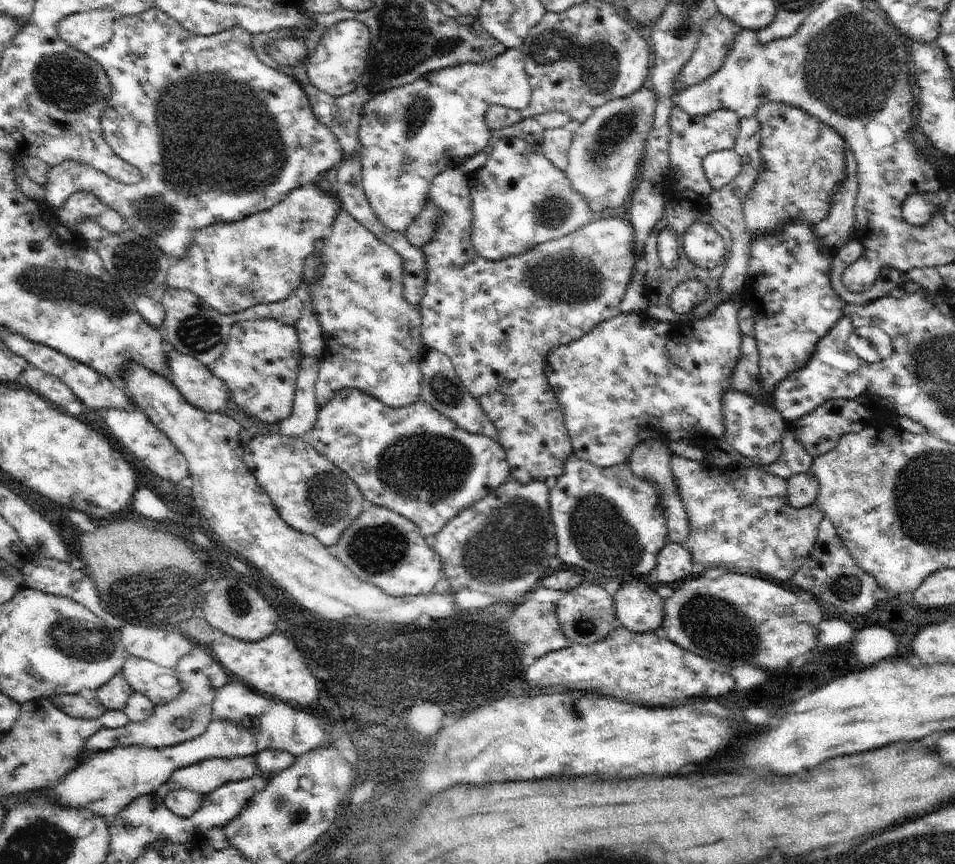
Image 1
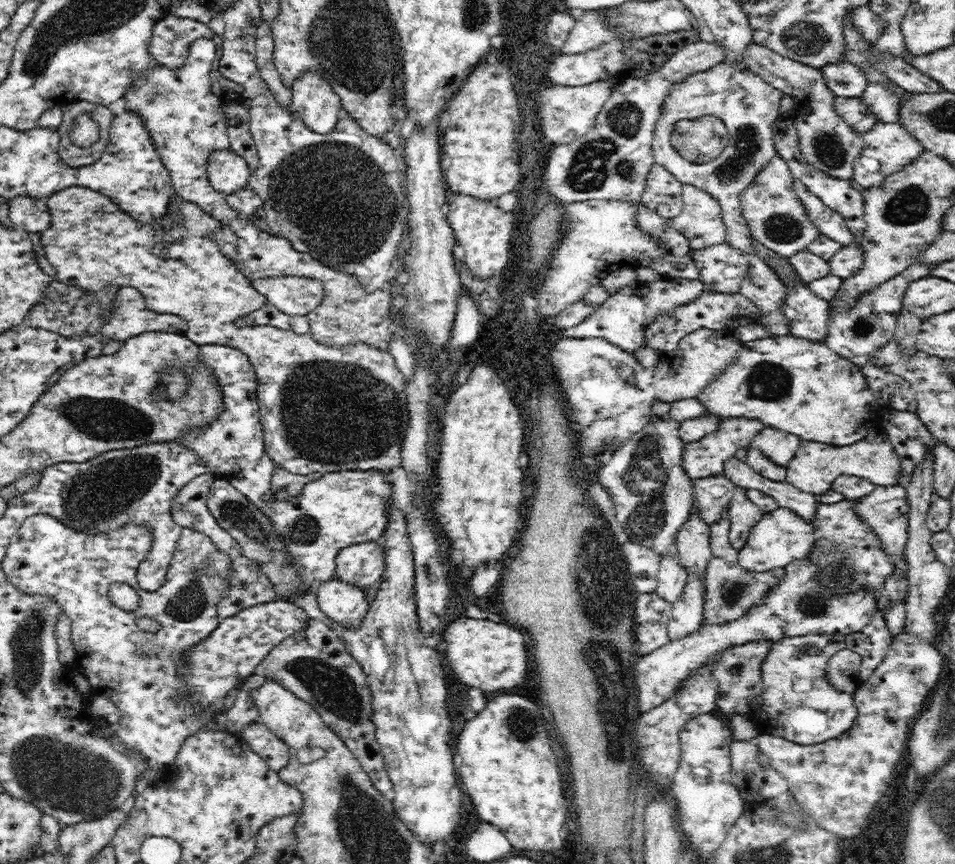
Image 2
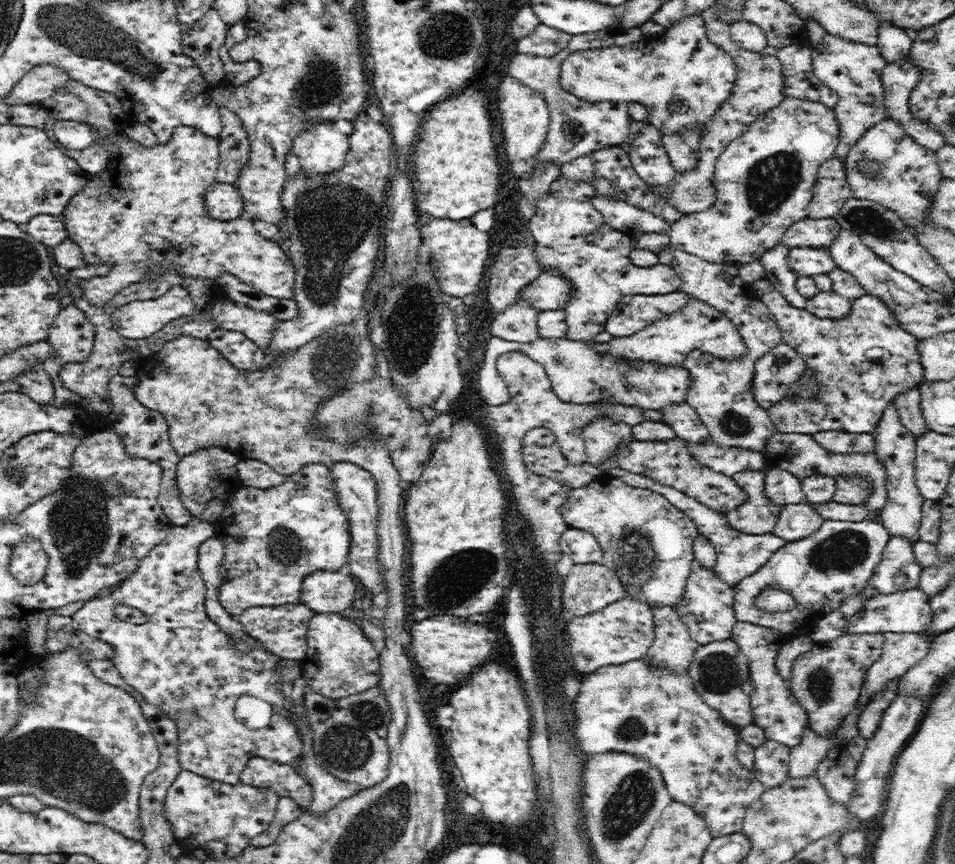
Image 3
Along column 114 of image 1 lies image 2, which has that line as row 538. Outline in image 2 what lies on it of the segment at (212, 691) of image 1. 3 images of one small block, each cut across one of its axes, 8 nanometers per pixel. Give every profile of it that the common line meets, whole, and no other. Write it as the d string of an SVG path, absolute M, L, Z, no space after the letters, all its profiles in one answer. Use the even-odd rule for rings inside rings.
M736 486L730 500L730 520L732 520L732 532L730 542L732 548L742 552L748 544L748 538L754 530L754 526L764 518L764 510L760 510L754 500L750 500L748 490L742 486Z

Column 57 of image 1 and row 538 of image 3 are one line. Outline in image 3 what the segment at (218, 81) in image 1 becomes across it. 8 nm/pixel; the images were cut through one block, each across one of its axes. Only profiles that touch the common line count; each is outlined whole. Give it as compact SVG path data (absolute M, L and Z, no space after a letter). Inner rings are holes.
M196 520L188 526L174 526L170 536L158 548L154 548L138 566L138 570L128 578L122 580L120 588L112 592L108 598L92 598L84 604L80 612L74 614L74 628L108 644L112 648L112 660L124 680L136 688L150 704L164 708L164 712L176 720L180 726L180 764L182 772L192 772L204 778L212 778L222 784L236 786L240 784L240 776L254 758L274 760L278 764L298 764L300 756L304 754L302 742L302 726L308 724L302 720L302 714L296 712L296 698L294 698L294 680L284 678L282 662L266 652L264 646L256 638L234 638L230 632L224 632L218 622L210 620L206 614L206 582L202 578L198 554L200 546L214 538L212 522ZM128 606L140 610L144 616L150 618L148 624L134 626L114 618L114 608ZM240 696L254 696L268 702L274 710L272 722L266 728L256 732L246 730L234 716L234 706Z

